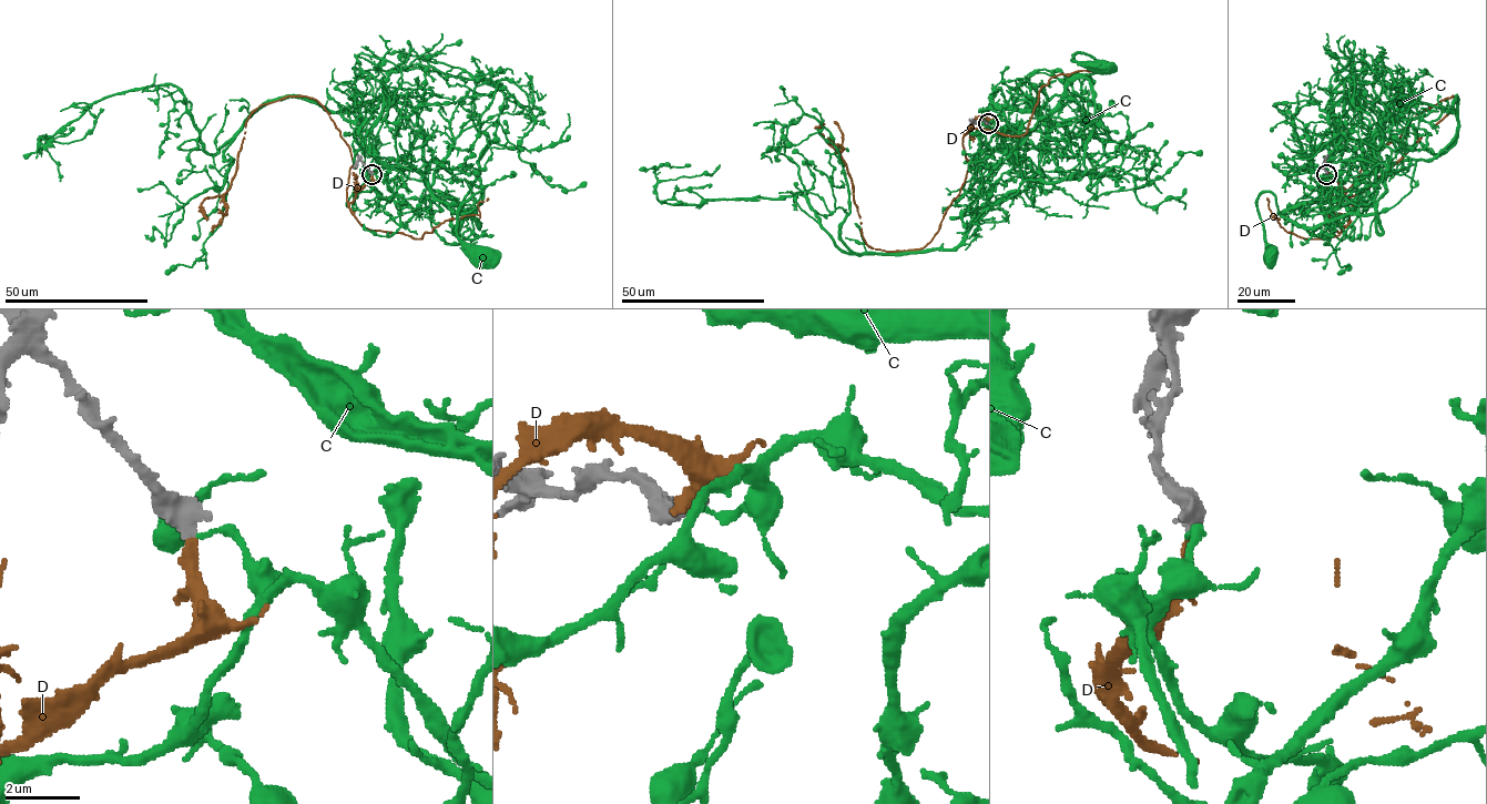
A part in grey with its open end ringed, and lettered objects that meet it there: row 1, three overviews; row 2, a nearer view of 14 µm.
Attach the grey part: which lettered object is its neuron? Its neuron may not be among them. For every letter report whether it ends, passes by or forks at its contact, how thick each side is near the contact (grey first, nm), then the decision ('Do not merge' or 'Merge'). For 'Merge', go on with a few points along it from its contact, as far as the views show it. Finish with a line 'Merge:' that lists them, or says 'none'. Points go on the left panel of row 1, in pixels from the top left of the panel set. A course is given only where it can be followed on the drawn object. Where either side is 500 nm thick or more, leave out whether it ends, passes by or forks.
C: Thickness 500 nm (grey) against 130 nm. Do not merge
D: Thickness 500 nm (grey) against 300 nm. Merge. Its course: (372, 174), (349, 202), (349, 148), (316, 100), (286, 95), (248, 116), (231, 186), (202, 202), (207, 220)
Merge: D

